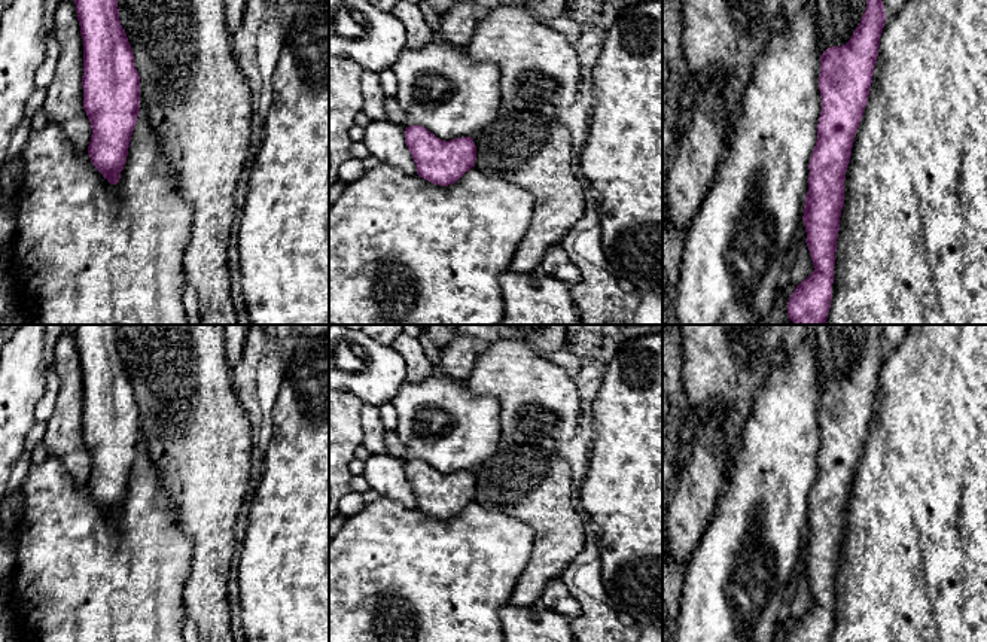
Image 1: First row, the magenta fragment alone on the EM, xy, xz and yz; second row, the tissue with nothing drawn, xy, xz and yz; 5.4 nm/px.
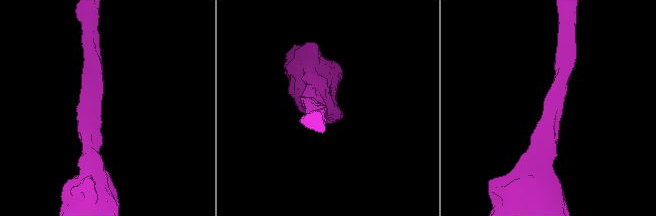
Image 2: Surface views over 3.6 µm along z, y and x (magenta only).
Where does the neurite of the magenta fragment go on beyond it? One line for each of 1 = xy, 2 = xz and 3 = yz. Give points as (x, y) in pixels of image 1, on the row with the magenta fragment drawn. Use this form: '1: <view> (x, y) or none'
1: none
2: none
3: none

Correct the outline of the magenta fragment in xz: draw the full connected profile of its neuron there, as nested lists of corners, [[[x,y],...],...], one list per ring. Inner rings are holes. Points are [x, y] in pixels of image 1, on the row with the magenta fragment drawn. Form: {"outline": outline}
{"outline": [[[411,125],[405,128],[405,143],[417,174],[435,185],[453,185],[475,167],[476,146],[472,137],[445,142],[421,125]]]}

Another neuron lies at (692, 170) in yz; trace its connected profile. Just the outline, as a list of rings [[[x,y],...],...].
[[[715,77],[698,94],[679,150],[664,174],[665,220],[688,229],[709,192],[725,149],[724,80]]]

